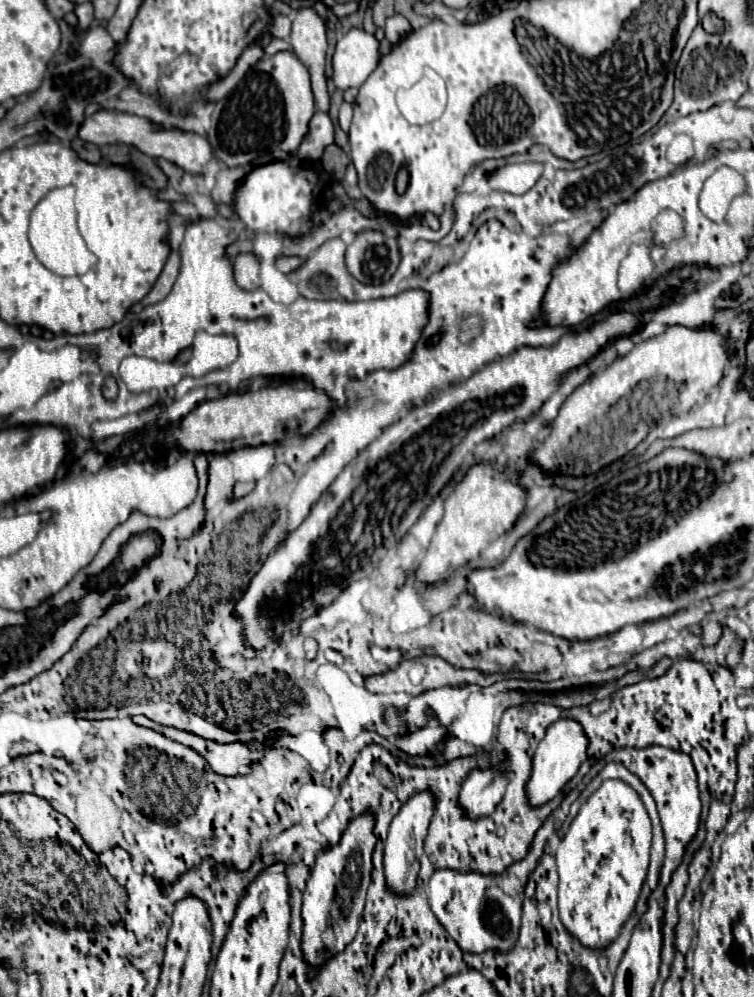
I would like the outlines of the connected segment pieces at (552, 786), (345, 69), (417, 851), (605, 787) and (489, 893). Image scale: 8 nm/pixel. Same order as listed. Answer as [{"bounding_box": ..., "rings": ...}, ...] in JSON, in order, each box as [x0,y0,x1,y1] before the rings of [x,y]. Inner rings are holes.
[{"bounding_box":[526,718,588,806],"rings":[[[562,718],[562,720],[554,722],[546,730],[546,736],[542,738],[542,742],[538,744],[536,754],[534,754],[532,776],[530,776],[528,786],[526,786],[530,804],[540,806],[540,804],[552,800],[562,790],[562,786],[574,778],[580,764],[586,762],[586,758],[588,758],[586,752],[588,752],[588,736],[584,736],[584,728],[578,720]]]},{"bounding_box":[332,28,378,90],"rings":[[[350,28],[336,42],[332,56],[332,80],[338,90],[362,86],[378,66],[378,40],[360,28]]]},{"bounding_box":[384,790,436,894],"rings":[[[432,790],[416,792],[408,802],[402,804],[400,812],[394,816],[388,838],[384,844],[384,874],[386,884],[396,894],[412,894],[416,888],[418,868],[420,868],[420,856],[424,854],[424,840],[428,836],[428,828],[432,822],[432,816],[436,812],[436,796]]]},{"bounding_box":[556,780,652,948],"rings":[[[604,780],[602,786],[586,800],[586,804],[580,808],[578,826],[582,828],[580,832],[584,834],[582,840],[572,840],[568,838],[568,844],[560,844],[560,852],[556,850],[556,864],[558,864],[558,874],[560,874],[560,886],[558,886],[558,908],[560,908],[560,920],[566,926],[568,932],[572,932],[584,946],[590,948],[604,948],[610,944],[630,912],[634,910],[634,904],[638,900],[640,888],[646,878],[648,870],[648,856],[650,856],[652,842],[652,825],[648,818],[648,812],[634,788],[628,788],[622,780]]]},{"bounding_box":[428,816,556,952],"rings":[[[548,816],[544,824],[538,828],[528,854],[516,864],[508,866],[502,874],[482,874],[482,872],[456,872],[456,870],[436,870],[428,884],[430,908],[440,920],[440,924],[448,930],[448,934],[458,942],[464,952],[484,952],[484,950],[510,950],[518,940],[524,886],[528,874],[536,868],[536,862],[544,850],[546,840],[556,830],[556,818]],[[508,876],[516,876],[522,884],[516,894],[504,892],[502,884]]]}]

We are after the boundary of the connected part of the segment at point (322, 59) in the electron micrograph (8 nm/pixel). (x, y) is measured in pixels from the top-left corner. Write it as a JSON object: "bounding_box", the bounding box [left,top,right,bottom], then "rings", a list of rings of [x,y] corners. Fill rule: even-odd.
{"bounding_box":[290,8,328,112],"rings":[[[300,8],[292,22],[292,34],[290,34],[290,46],[296,52],[296,56],[306,64],[312,78],[312,90],[316,96],[316,102],[322,112],[328,112],[328,90],[326,90],[326,22],[314,8]]]}

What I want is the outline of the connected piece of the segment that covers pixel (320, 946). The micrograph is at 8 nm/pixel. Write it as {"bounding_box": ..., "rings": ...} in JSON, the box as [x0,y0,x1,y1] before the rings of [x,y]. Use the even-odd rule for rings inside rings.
{"bounding_box":[302,810,378,966],"rings":[[[370,810],[362,812],[360,816],[350,820],[340,842],[320,852],[316,858],[312,874],[306,882],[304,906],[302,906],[302,920],[304,920],[302,952],[304,958],[314,966],[320,966],[328,958],[342,952],[344,946],[350,944],[352,938],[356,936],[356,924],[362,918],[366,890],[370,886],[372,852],[378,842],[374,834],[374,824],[376,824],[374,814]]]}

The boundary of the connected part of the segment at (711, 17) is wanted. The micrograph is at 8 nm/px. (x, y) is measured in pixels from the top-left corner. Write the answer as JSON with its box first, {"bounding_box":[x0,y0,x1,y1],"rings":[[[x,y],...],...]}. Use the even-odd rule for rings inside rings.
{"bounding_box":[702,14,726,34],"rings":[[[706,14],[704,20],[702,20],[702,28],[704,28],[708,34],[716,34],[716,32],[724,32],[726,24],[724,24],[716,14]]]}

